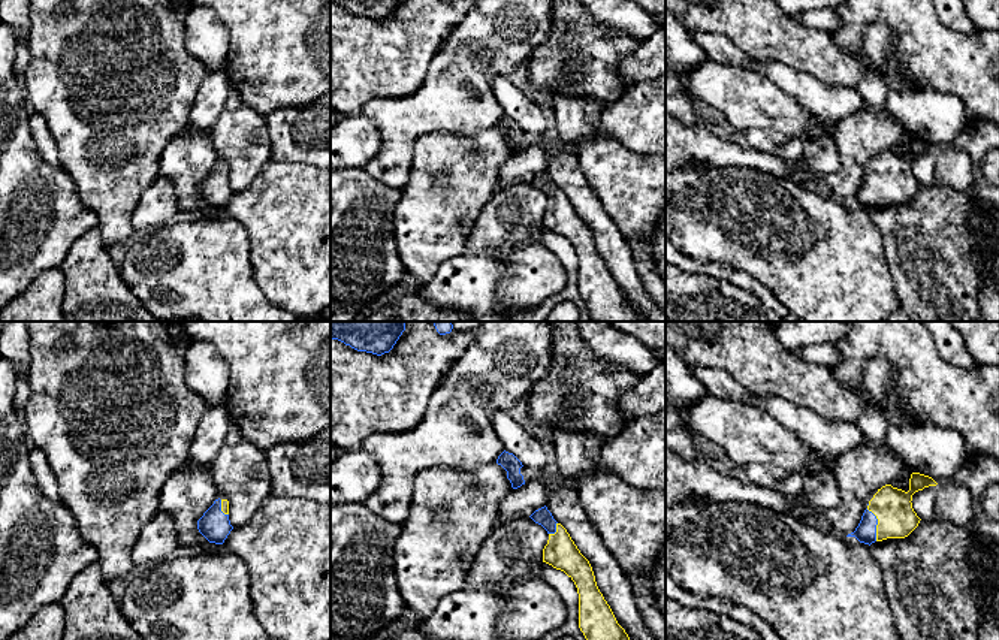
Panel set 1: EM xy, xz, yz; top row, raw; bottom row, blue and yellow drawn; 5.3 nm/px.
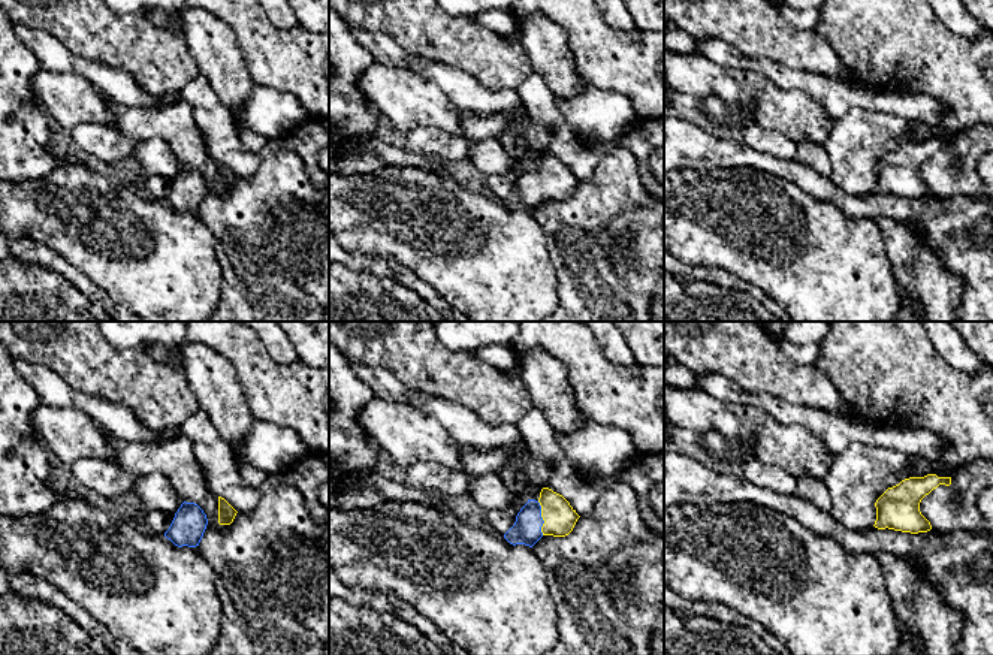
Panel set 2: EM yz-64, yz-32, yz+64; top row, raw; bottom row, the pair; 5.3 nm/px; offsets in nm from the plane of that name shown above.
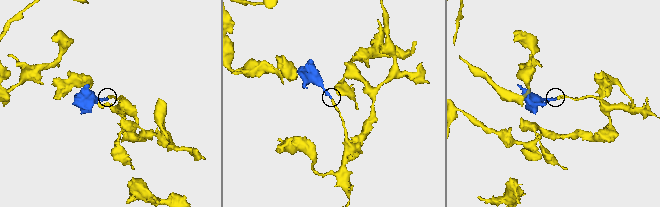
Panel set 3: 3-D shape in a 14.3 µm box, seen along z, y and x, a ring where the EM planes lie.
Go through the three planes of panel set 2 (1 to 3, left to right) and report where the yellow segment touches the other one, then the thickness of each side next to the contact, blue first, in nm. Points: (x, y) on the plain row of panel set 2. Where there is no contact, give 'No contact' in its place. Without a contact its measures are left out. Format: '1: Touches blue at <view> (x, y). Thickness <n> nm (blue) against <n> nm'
1: No contact
2: Touches blue at yz-32 (542, 183). Thickness 160 nm (blue) against 170 nm
3: No contact

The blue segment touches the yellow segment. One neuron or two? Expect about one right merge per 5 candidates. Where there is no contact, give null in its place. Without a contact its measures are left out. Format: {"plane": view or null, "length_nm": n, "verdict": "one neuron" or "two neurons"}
{"plane": "yz", "length_nm": 190, "verdict": "one neuron"}

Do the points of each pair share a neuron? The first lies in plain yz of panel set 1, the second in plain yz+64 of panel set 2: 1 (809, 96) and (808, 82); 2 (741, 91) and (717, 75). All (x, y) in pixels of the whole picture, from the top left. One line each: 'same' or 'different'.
1: same
2: same

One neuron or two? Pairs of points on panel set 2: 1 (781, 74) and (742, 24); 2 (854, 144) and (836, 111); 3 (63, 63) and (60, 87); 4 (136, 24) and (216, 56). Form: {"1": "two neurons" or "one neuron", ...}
{"1": "two neurons", "2": "two neurons", "3": "two neurons", "4": "two neurons"}

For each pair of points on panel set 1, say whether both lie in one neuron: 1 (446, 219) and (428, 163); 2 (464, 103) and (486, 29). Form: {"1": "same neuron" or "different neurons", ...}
{"1": "same neuron", "2": "same neuron"}

